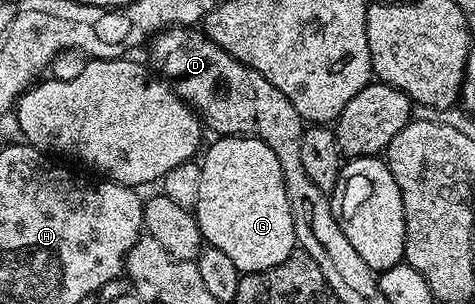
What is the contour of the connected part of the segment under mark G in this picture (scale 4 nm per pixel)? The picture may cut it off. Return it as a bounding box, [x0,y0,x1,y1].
[194,136,297,274]

